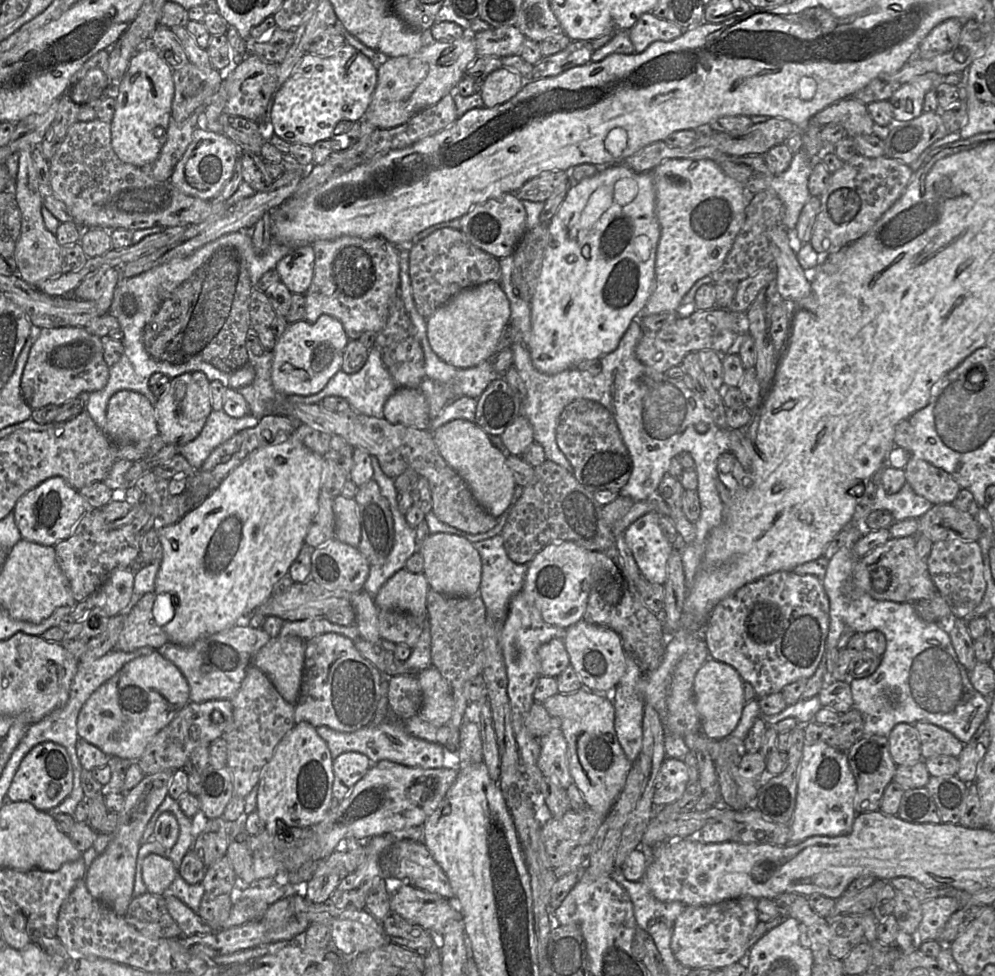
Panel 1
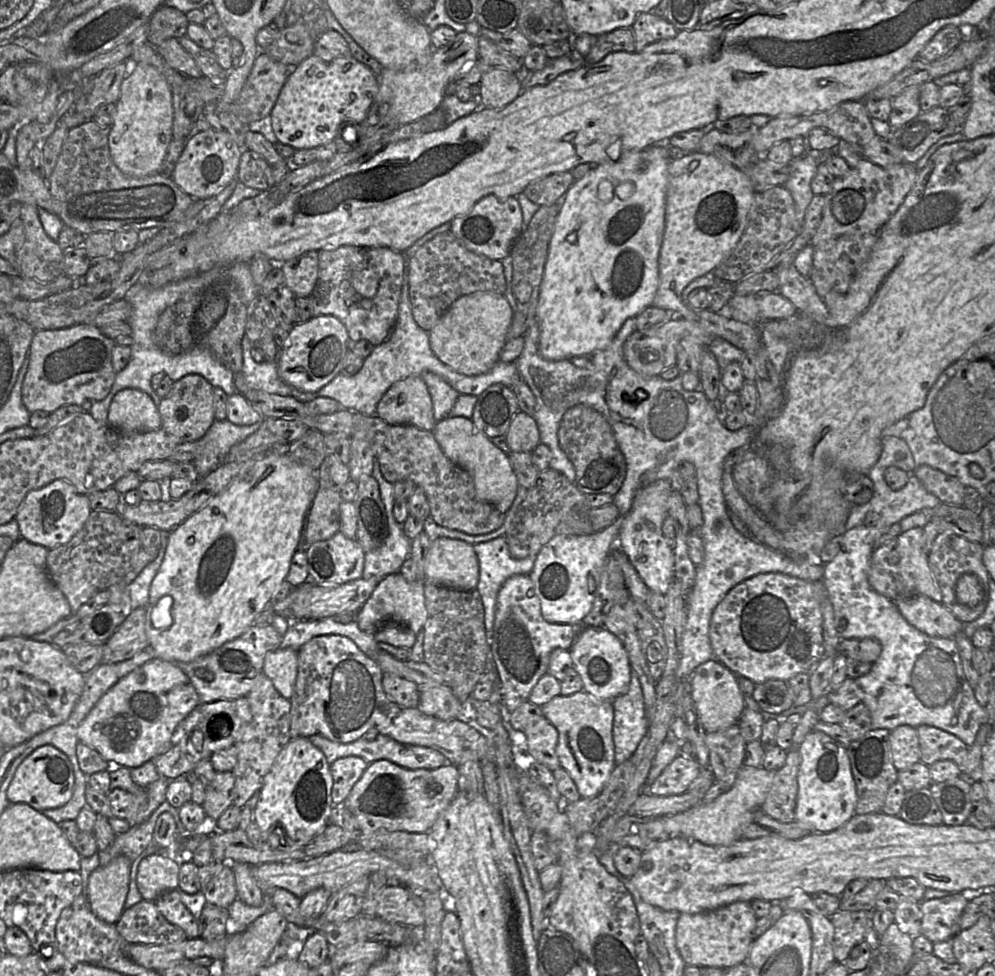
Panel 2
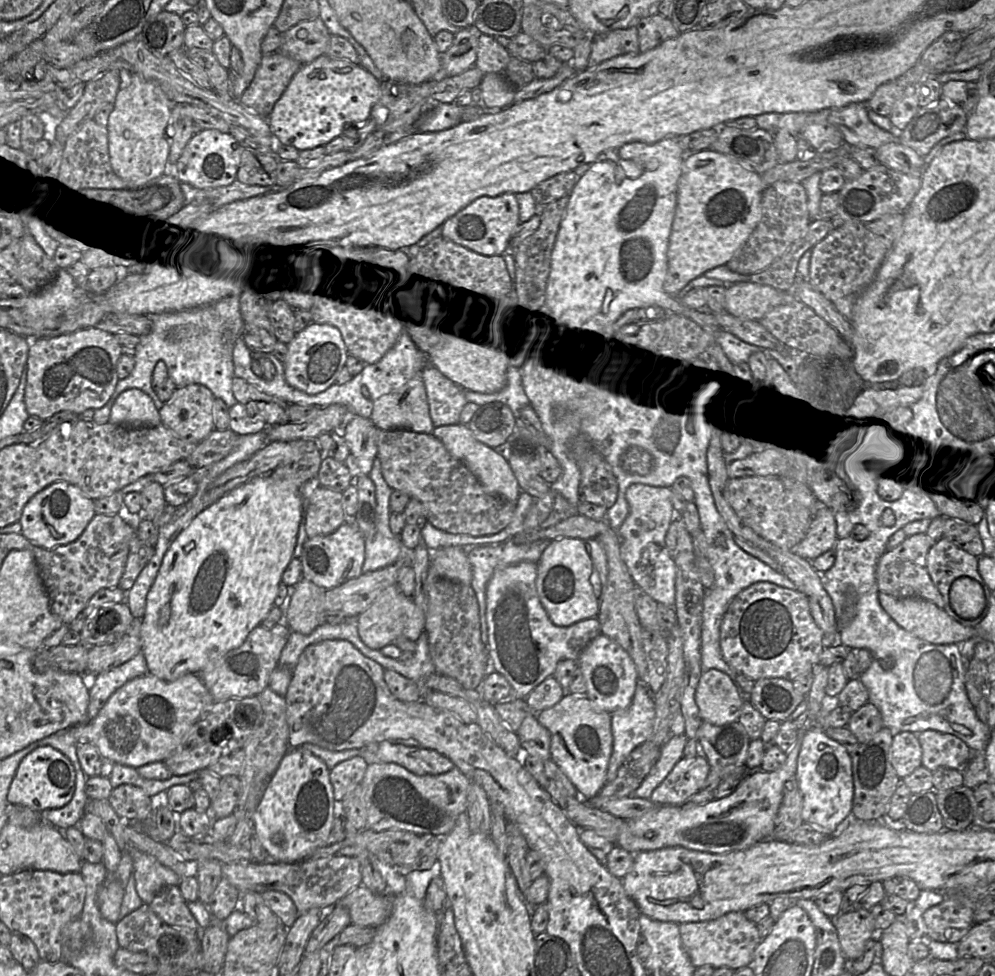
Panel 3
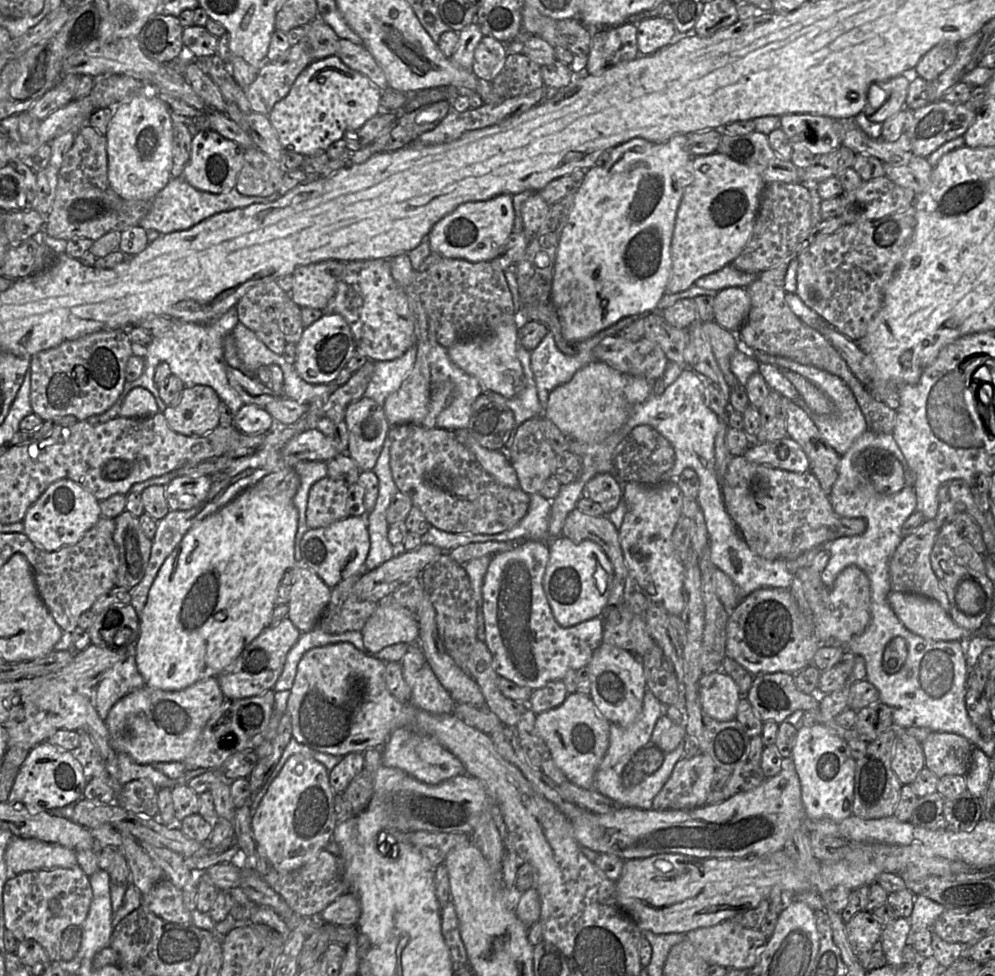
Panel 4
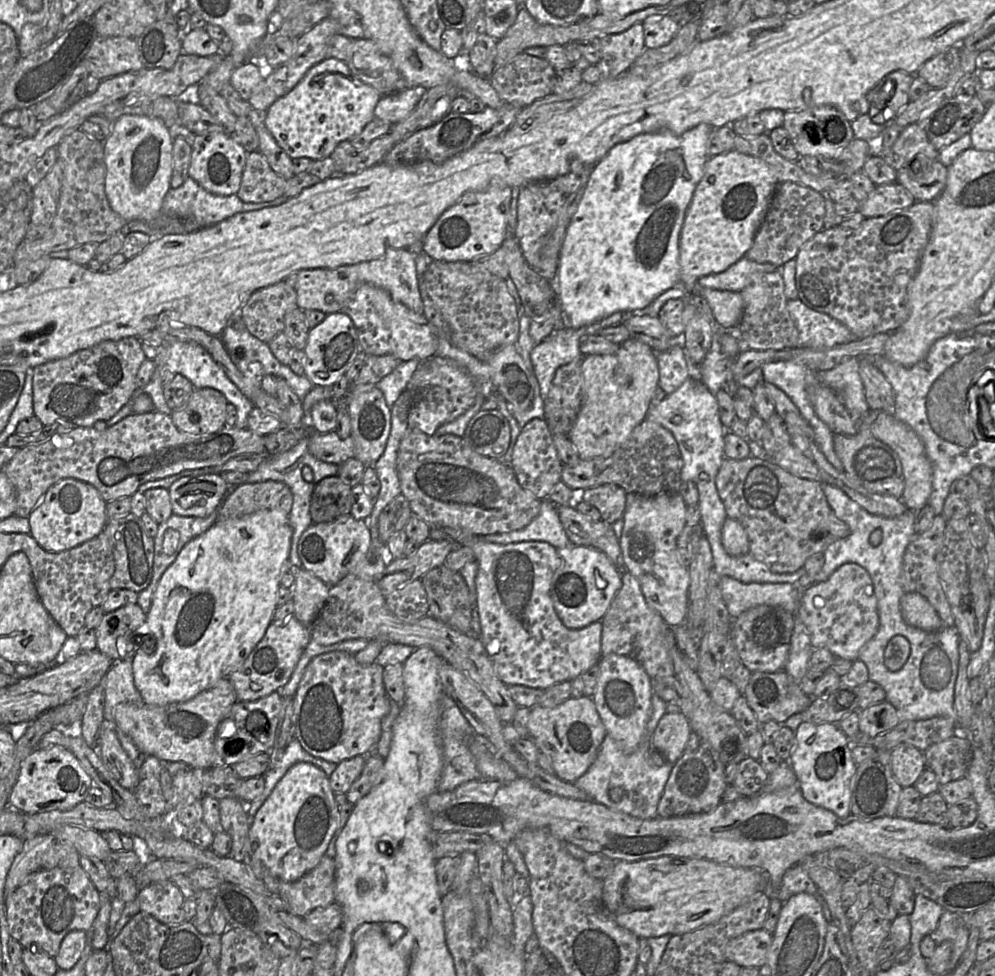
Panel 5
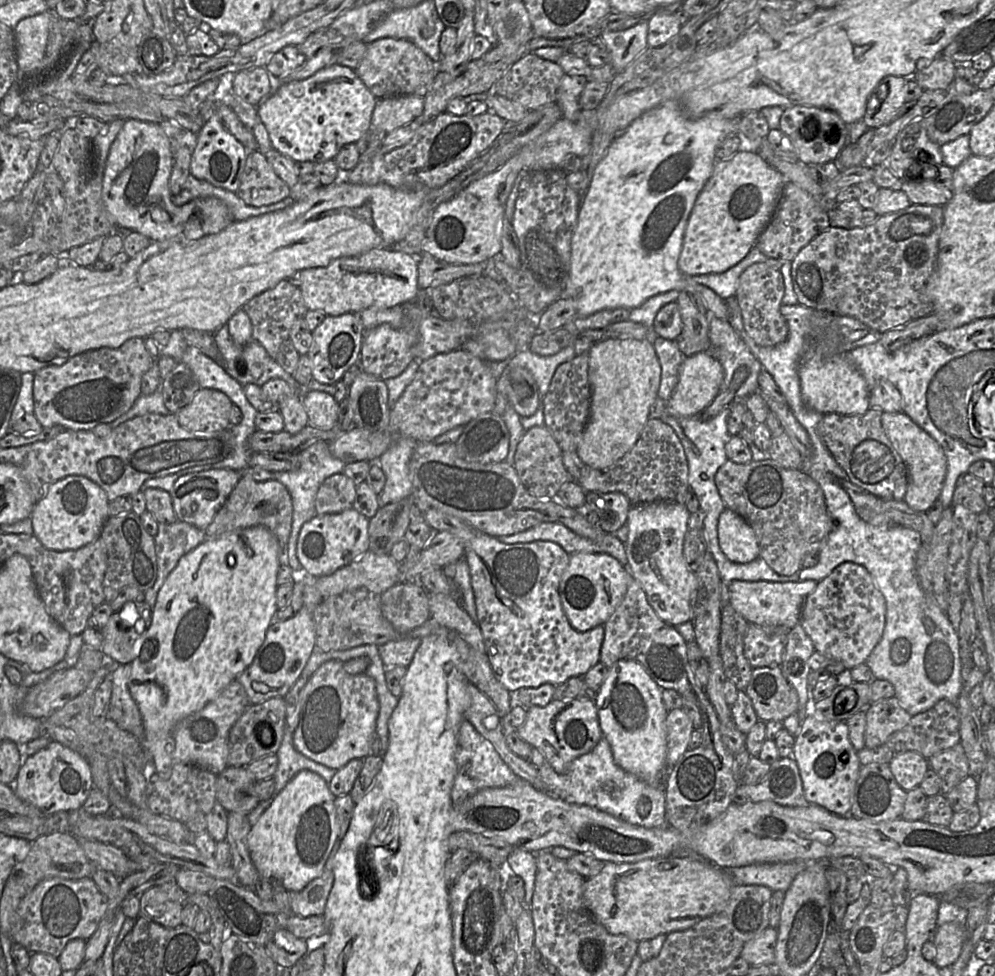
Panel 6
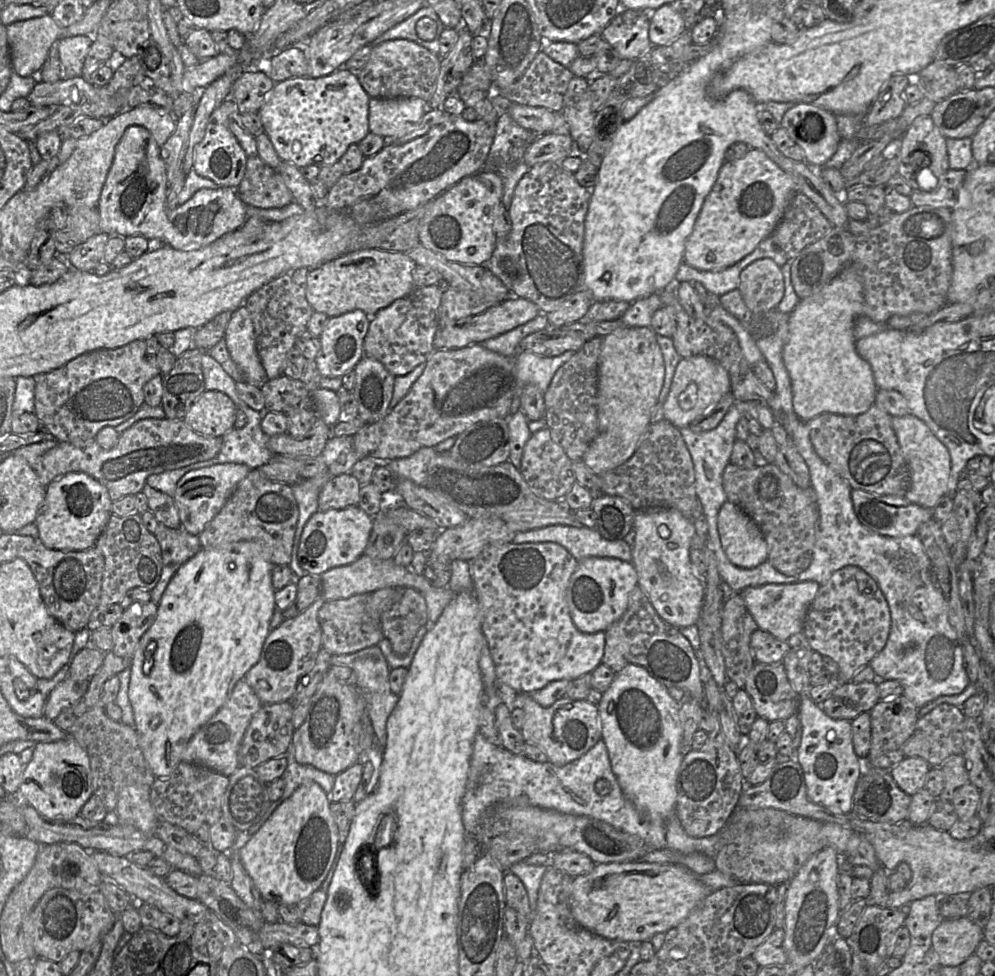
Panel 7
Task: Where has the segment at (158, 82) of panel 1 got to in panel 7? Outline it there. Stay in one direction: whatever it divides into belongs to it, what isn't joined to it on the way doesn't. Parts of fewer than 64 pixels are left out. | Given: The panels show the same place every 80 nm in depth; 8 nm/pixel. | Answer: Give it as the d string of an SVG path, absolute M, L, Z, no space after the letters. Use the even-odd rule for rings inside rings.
M129 126L116 146L112 165L104 183L98 211L101 232L122 237L143 235L149 240L157 240L177 250L193 250L206 246L221 236L238 230L247 220L246 204L241 200L236 188L203 188L197 191L186 203L170 210L167 207L166 166L160 156L161 147L152 134L143 126Z

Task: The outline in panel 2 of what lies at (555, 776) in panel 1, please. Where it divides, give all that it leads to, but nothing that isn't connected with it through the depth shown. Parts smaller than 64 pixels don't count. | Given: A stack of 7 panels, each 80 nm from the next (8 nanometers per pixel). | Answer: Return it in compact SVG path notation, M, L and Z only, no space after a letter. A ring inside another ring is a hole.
M544 720L533 727L527 727L523 736L535 761L546 765L551 771L560 767L556 754L558 731L551 723Z

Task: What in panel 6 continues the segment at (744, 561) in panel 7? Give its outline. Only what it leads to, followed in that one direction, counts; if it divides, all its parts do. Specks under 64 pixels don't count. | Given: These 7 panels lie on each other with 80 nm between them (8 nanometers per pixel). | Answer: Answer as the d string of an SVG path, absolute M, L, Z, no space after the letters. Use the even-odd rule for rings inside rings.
M728 508L718 519L718 542L727 559L734 563L749 563L759 557L759 545L753 529Z

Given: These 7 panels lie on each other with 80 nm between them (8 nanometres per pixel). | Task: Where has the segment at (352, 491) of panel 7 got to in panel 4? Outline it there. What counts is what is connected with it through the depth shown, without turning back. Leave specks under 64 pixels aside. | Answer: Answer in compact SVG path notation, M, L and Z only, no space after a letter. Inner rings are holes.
M326 476L312 486L306 511L309 529L325 527L348 516L348 487L344 483Z

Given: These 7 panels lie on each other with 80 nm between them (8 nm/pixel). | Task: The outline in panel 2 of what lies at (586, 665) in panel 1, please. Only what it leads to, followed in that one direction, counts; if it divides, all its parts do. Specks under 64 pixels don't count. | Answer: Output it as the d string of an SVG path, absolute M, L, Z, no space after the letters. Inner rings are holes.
M585 627L577 637L570 655L573 669L582 678L584 690L600 700L612 701L629 688L632 667L620 639L604 627Z

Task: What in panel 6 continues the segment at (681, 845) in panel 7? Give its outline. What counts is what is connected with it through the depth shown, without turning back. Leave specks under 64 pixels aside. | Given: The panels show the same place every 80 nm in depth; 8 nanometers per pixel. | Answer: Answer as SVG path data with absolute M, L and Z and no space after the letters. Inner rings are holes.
M466 718L458 730L455 760L457 774L451 791L453 805L463 802L482 789L505 787L521 779L504 762L491 742L484 738ZM604 737L600 739L590 752L576 758L564 774L558 774L549 763L537 767L537 769L542 781L545 783L544 793L548 795L564 800L567 803L590 806L632 825L638 825L648 829L669 826L665 819L664 784L651 785L624 771L615 763L611 746ZM642 798L648 798L650 800L650 809L646 816L641 816L638 811L638 804Z

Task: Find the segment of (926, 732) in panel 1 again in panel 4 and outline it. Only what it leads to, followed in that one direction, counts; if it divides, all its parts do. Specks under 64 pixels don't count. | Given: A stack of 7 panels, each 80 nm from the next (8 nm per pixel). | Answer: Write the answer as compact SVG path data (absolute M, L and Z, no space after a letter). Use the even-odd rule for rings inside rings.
M932 731L921 743L925 767L941 778L947 775L963 775L968 772L972 744L963 736Z

